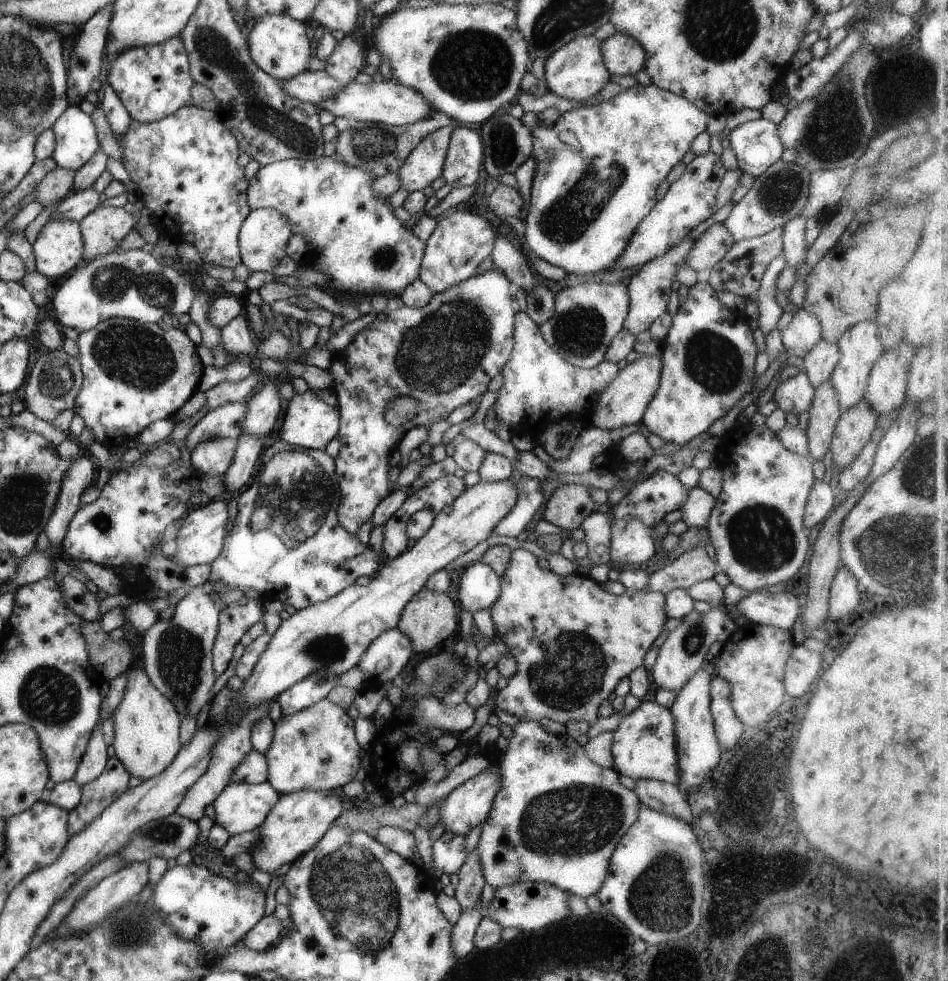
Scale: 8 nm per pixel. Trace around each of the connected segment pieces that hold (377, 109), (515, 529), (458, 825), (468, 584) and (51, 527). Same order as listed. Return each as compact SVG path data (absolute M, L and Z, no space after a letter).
M395 79L367 84L358 83L354 80L344 86L342 90L338 90L332 98L326 98L323 101L324 109L336 117L343 116L357 122L386 123L393 127L408 126L408 124L414 124L420 120L428 120L437 113L434 108L430 108L426 104L422 94L400 84Z
M516 469L509 478L510 482L516 484L516 488L518 488L518 500L516 500L514 508L498 522L494 532L502 536L517 537L527 528L530 520L534 518L534 514L542 506L544 492L542 492L539 478L526 476Z
M490 764L480 774L457 786L440 808L438 823L452 834L466 834L485 822L496 792L500 790L500 776L496 764Z
M482 561L465 568L459 585L459 599L464 610L476 614L490 608L501 593L501 577Z
M81 455L72 460L72 466L68 466L68 472L61 482L56 508L48 520L45 530L52 546L62 545L70 521L81 507L80 496L94 480L94 472L95 467L92 460Z

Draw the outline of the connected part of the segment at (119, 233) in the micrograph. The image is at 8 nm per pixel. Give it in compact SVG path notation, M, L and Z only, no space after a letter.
M98 205L79 223L84 241L83 261L115 251L122 238L134 228L136 220L124 207Z

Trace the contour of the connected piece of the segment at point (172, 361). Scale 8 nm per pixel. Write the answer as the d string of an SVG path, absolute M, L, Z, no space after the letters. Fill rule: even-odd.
M109 318L99 322L75 340L83 372L83 385L76 396L74 412L82 417L95 440L106 448L116 448L136 439L149 424L172 418L199 391L204 372L197 345L183 328L163 330L160 323L142 323L130 319Z

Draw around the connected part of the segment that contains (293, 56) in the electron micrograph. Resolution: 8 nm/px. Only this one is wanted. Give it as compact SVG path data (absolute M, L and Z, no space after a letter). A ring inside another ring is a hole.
M264 14L255 18L255 24L249 33L248 48L256 66L273 76L283 80L292 80L309 68L311 43L308 39L308 28L304 21L296 20L287 14Z

